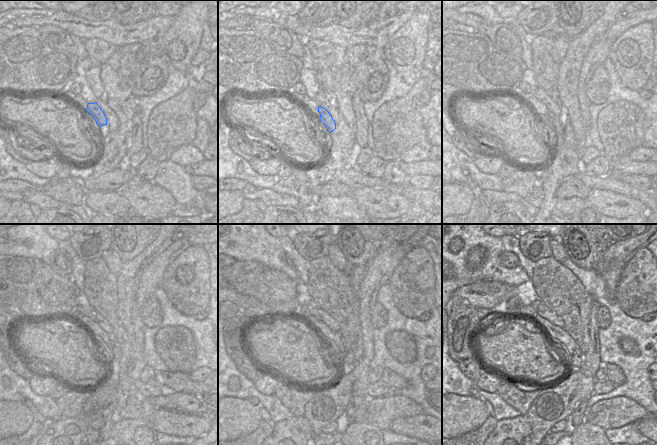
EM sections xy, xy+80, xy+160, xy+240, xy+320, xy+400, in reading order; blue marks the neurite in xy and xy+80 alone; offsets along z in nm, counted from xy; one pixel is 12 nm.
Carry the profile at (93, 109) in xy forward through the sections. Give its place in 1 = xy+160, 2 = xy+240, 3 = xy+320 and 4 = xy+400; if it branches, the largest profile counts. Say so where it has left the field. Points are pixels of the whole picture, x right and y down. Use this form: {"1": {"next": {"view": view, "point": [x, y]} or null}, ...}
{"1": {"next": {"view": "xy+160", "point": [556, 123]}}, "2": {"next": {"view": "xy+240", "point": [114, 350]}}, "3": {"next": {"view": "xy+320", "point": [347, 362]}}, "4": {"next": {"view": "xy+400", "point": [575, 361]}}}

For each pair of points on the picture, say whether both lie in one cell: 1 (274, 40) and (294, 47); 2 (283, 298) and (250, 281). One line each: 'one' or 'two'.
1: one
2: one

